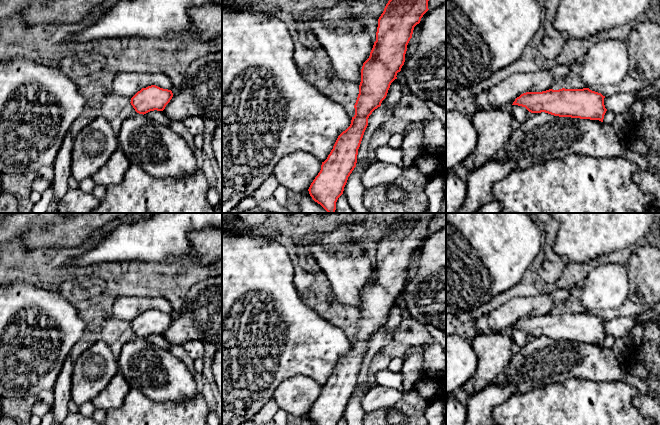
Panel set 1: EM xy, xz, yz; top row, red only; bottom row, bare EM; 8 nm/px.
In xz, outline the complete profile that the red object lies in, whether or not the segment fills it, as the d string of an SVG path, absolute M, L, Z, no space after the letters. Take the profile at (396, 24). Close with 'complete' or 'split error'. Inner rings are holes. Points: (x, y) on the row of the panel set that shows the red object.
M389 0L378 19L376 41L369 58L361 69L359 94L354 105L355 115L350 126L337 138L327 159L322 162L321 170L311 183L308 191L312 199L328 213L335 213L336 202L343 194L348 177L356 167L358 149L368 126L368 118L381 106L386 98L391 83L397 79L405 62L407 45L412 38L414 27L420 23L423 15L429 10L429 0Z; complete

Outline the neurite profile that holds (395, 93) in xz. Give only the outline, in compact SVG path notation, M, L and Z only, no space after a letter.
M395 79L388 90L386 98L382 101L381 106L385 107L386 109L394 112L396 107L398 106L399 102L401 101L404 88L401 83Z

